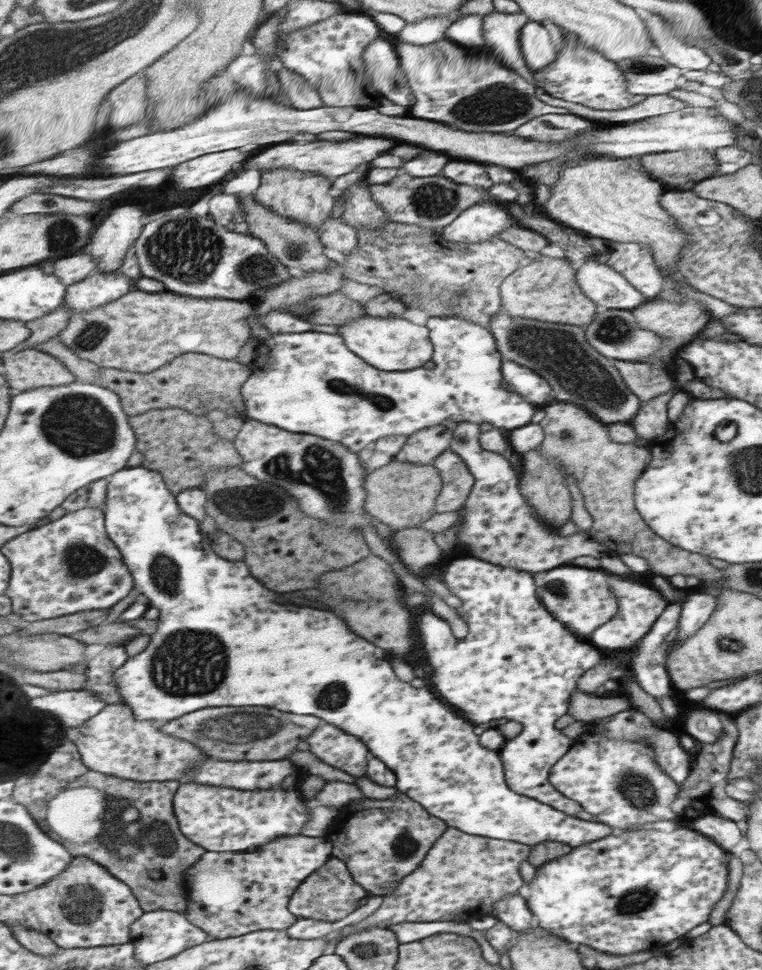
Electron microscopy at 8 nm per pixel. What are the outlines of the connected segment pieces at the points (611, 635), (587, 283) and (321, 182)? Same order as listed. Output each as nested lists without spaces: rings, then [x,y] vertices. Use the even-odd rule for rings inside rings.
[[[607,573],[607,581],[610,582],[611,591],[617,597],[618,610],[605,624],[598,626],[591,633],[591,644],[609,650],[627,648],[633,650],[661,616],[667,606],[667,601],[649,584],[648,579],[635,582],[623,576]]]
[[[595,260],[583,262],[579,270],[579,282],[583,282],[583,290],[595,298],[595,303],[604,309],[627,310],[636,309],[645,303],[645,298],[632,288],[617,272],[607,270],[607,266]]]
[[[273,170],[262,174],[261,186],[255,198],[271,212],[281,214],[285,218],[293,218],[293,222],[301,222],[317,229],[323,222],[327,222],[327,218],[333,216],[336,196],[331,194],[331,187],[333,187],[331,177],[315,176],[311,172],[301,170]]]

